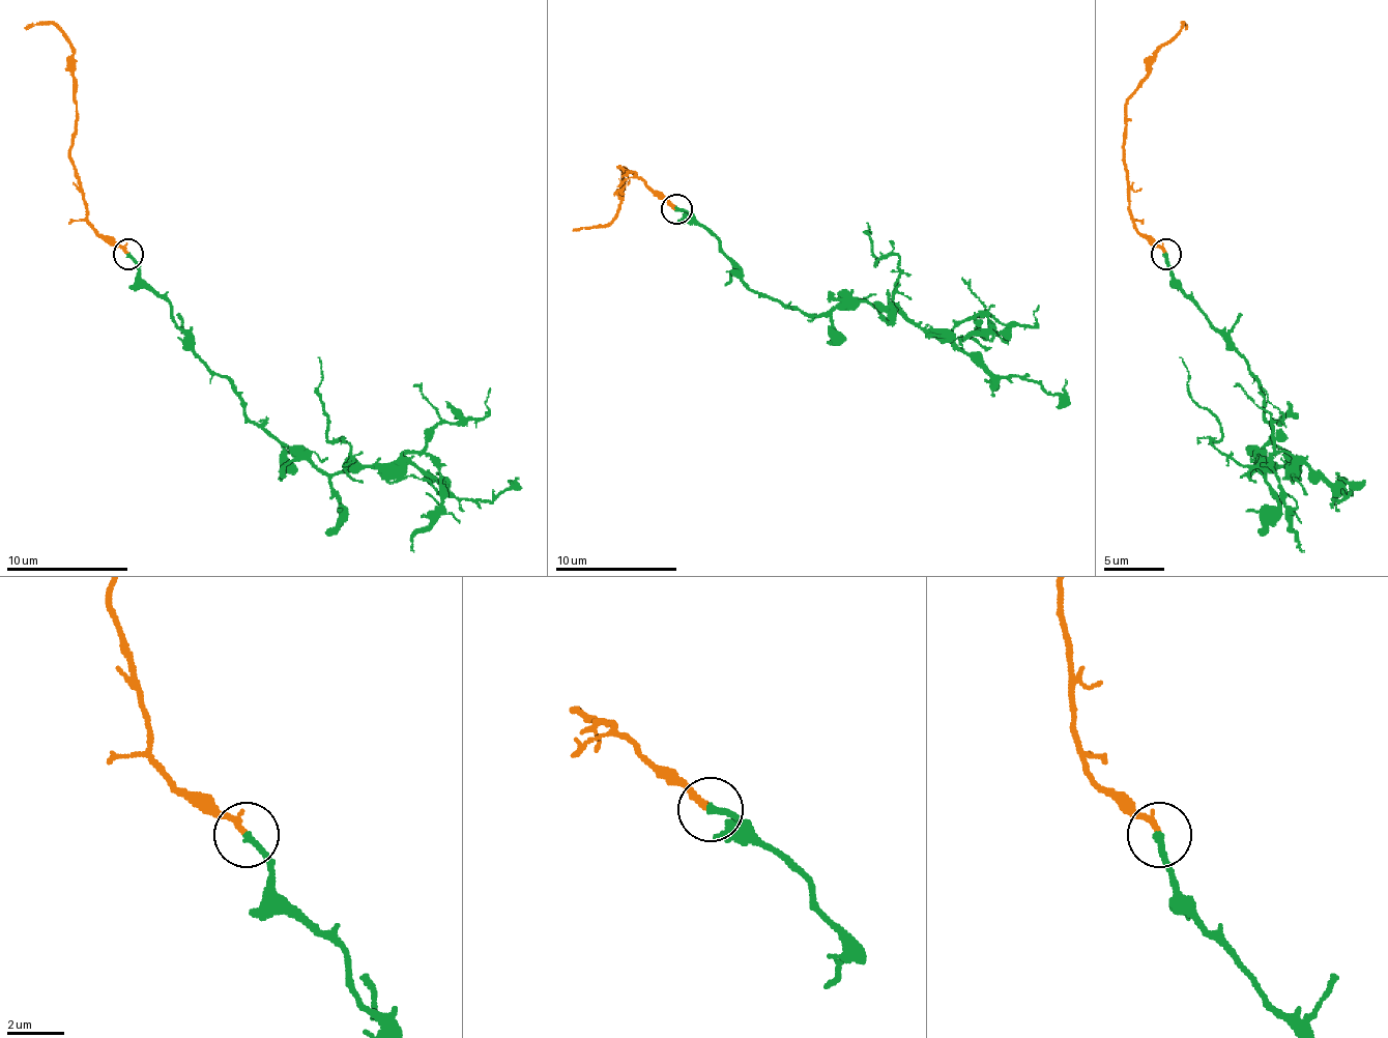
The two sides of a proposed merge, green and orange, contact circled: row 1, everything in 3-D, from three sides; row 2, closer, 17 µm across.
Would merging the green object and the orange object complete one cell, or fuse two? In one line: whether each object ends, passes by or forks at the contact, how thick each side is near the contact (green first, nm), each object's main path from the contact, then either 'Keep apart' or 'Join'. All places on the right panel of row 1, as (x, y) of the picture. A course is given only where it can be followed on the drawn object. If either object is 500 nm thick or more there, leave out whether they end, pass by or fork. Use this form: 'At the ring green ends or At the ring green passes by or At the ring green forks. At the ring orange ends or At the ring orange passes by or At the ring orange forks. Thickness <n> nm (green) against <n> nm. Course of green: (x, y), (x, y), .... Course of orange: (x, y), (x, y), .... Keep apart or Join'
At the ring green ends. At the ring orange ends. Thickness 240 nm (green) against 220 nm. Course of green: (1166, 255), (1173, 279), (1261, 385), (1273, 434), (1258, 461), (1264, 473), (1294, 458), (1273, 458), (1303, 552). Course of orange: (1166, 255), (1130, 218), (1130, 188), (1124, 157), (1127, 99), (1148, 73), (1148, 60), (1185, 24), (1187, 30). Join

